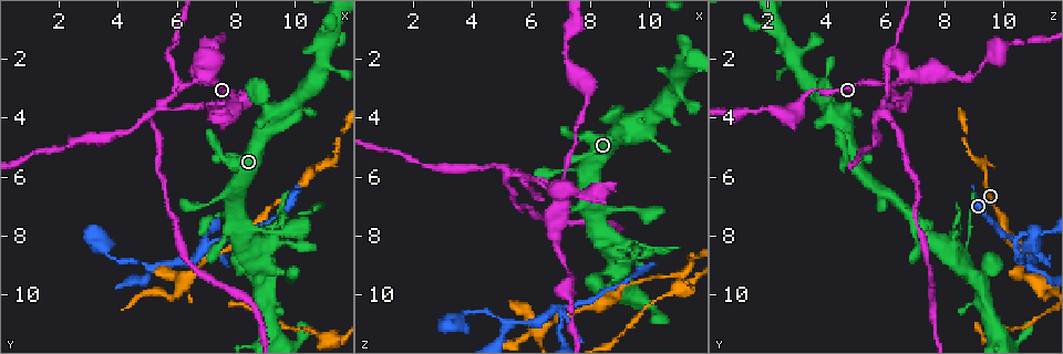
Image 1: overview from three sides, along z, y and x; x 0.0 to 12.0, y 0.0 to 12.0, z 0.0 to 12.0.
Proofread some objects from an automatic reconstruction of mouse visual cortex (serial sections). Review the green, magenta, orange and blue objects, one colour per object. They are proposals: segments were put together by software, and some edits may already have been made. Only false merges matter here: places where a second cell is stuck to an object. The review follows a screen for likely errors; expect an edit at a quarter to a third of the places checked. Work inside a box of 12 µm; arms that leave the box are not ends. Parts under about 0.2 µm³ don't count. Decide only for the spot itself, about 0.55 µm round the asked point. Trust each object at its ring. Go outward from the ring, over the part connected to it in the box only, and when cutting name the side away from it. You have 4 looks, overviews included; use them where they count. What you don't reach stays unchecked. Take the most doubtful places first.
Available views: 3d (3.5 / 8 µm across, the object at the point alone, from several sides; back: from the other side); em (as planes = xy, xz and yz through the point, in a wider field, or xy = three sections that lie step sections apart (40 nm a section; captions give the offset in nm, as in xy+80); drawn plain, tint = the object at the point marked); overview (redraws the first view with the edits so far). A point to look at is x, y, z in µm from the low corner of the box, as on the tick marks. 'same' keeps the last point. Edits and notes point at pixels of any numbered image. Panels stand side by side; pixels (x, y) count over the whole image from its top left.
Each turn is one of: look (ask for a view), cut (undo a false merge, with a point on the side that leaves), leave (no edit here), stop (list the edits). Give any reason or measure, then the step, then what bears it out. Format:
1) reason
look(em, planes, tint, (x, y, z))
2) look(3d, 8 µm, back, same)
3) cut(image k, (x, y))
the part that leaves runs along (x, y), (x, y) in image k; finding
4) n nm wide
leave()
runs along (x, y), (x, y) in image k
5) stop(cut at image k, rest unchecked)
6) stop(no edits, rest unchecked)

sharp bend
look(3d, 3.5 µm, (7.1, 8.2, 10.4))

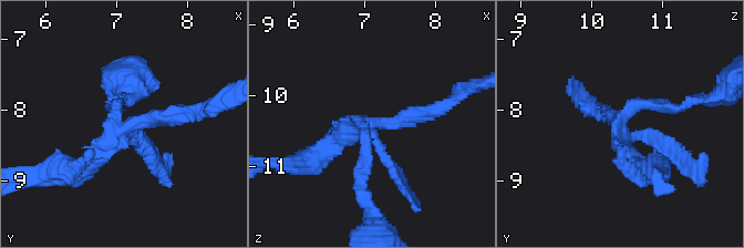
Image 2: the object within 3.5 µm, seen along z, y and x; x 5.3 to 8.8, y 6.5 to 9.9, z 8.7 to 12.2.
look(em, xy, step 1, tint, (7.15, 8.25, 10.40))

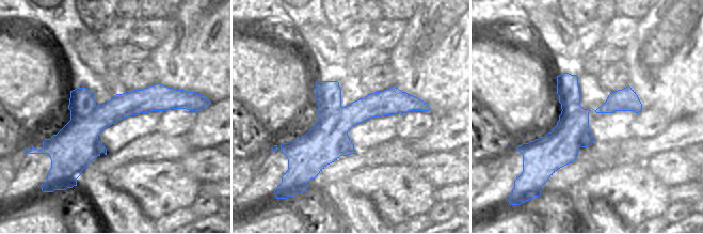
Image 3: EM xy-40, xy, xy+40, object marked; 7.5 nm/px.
leave()
runs along (194, 109), (128, 122), (78, 169) in image 2; one cell here

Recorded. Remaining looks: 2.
small branch off a trunk
look(3d, 3.5 µm, (7.0, 2.6, 6.7))

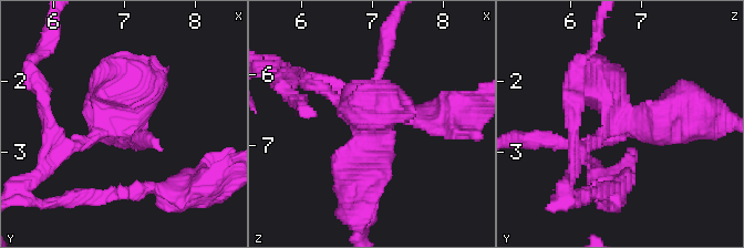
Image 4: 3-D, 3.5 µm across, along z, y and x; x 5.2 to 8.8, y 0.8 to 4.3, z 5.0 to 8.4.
shape alone is not enough
look(em, xy, step 1, tint, (7.05, 2.70, 6.60))

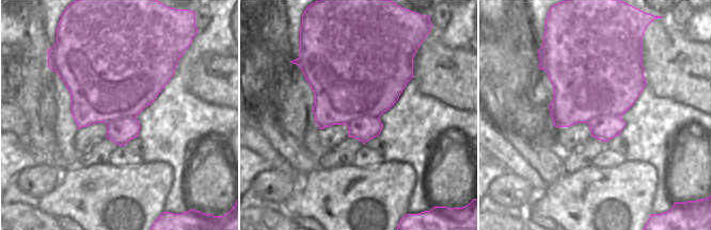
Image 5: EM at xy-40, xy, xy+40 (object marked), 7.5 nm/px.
600 nm wide
cut(image 4, (66, 147))
the part that leaves runs along (99, 132), (71, 145), (31, 183) in image 4; two cells meet here

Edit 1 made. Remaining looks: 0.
stop(cut at image 4, rest unchecked)

